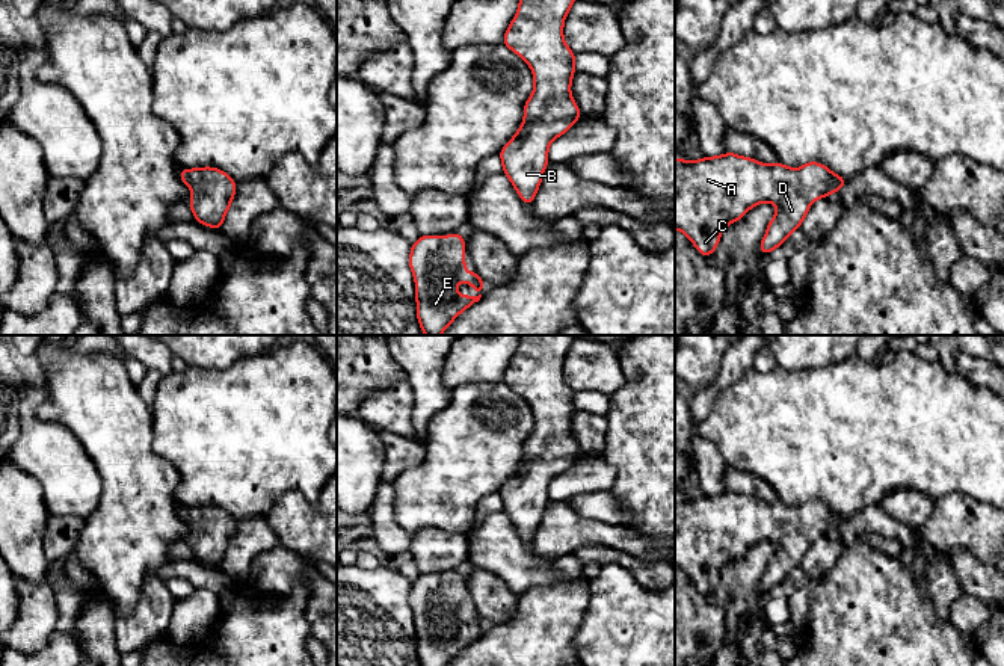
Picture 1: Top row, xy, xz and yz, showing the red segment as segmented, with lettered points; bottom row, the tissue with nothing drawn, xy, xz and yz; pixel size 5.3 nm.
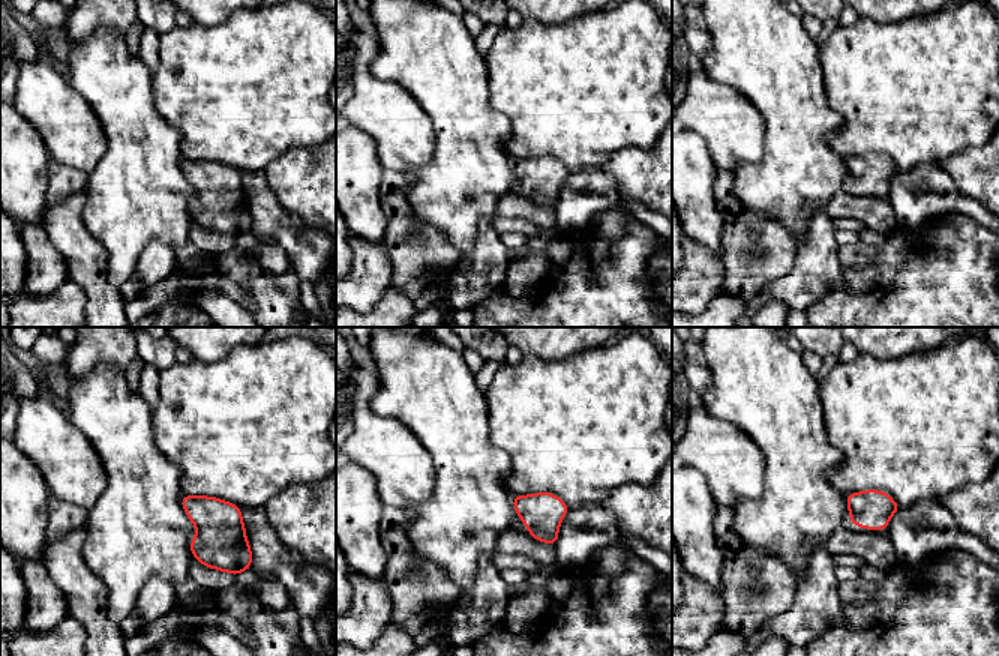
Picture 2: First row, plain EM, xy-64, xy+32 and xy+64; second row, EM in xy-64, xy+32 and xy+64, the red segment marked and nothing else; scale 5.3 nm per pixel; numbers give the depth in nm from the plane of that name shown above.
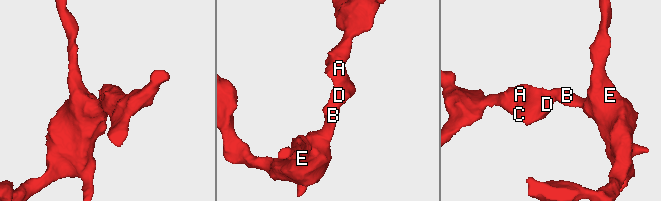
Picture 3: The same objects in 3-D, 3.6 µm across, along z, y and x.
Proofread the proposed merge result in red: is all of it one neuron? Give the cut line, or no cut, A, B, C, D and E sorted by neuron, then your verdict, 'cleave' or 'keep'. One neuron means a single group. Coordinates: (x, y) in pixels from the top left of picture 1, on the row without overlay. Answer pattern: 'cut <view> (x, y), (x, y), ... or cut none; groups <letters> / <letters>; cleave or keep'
cut none; groups A B C D E; keep

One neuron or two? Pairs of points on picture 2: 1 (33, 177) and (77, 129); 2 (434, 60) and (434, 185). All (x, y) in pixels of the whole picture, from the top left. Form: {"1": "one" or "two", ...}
{"1": "two", "2": "one"}

